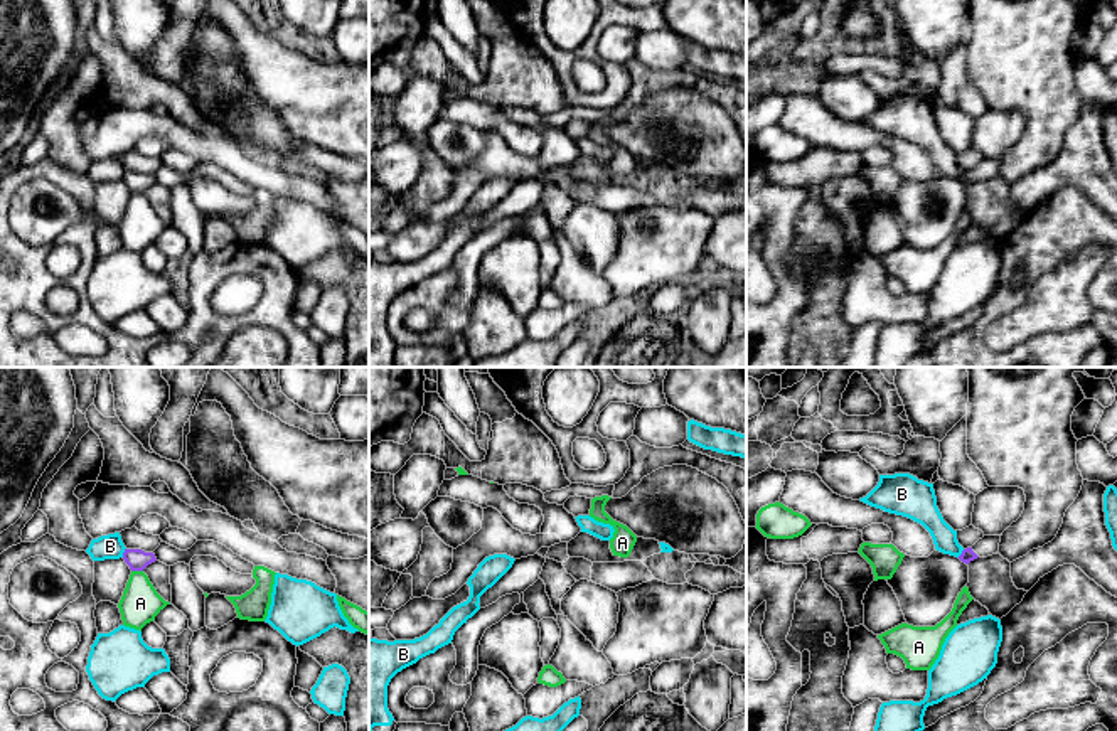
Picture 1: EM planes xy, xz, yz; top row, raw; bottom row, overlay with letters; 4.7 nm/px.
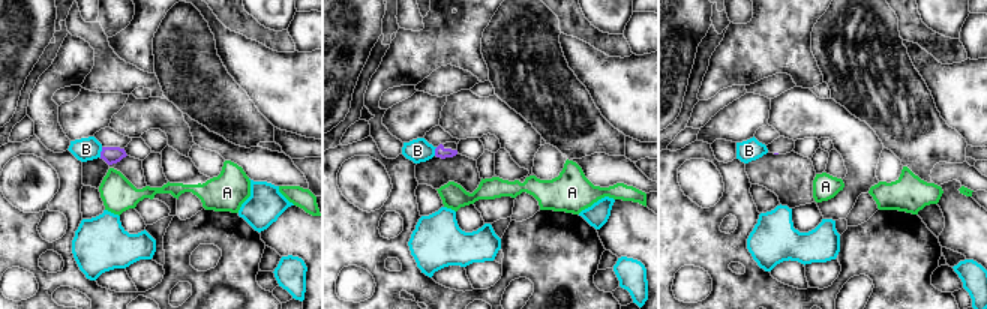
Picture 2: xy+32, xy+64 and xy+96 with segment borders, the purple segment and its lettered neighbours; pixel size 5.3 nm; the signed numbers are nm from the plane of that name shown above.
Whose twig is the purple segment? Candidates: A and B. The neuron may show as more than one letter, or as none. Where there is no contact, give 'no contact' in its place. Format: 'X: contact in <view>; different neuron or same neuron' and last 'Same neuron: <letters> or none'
A: contact in xy; different neuron
B: contact in xy; different neuron
Same neuron: none

